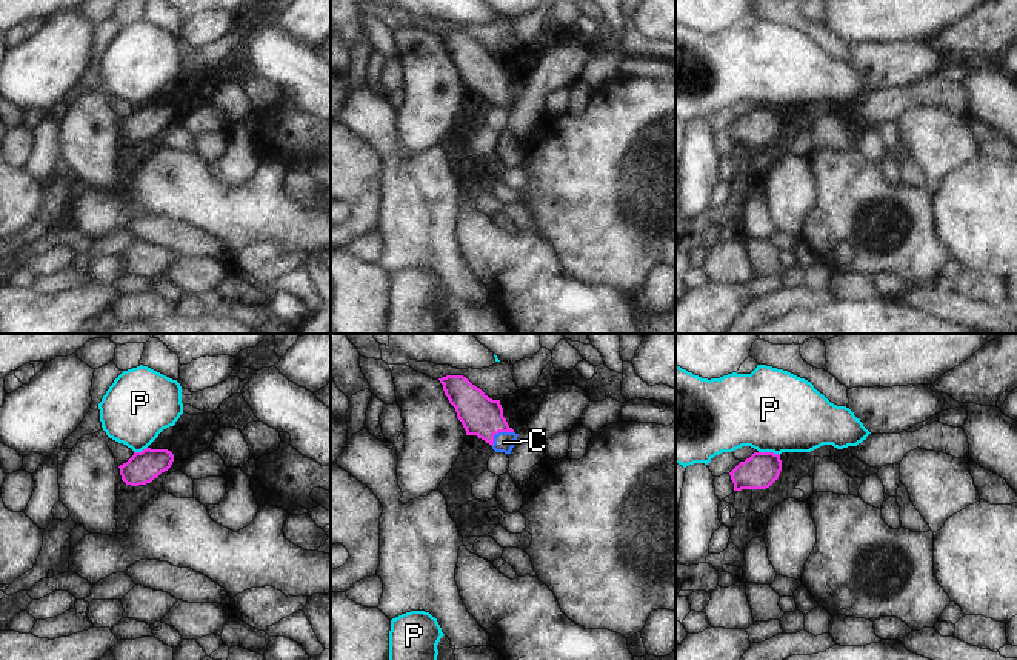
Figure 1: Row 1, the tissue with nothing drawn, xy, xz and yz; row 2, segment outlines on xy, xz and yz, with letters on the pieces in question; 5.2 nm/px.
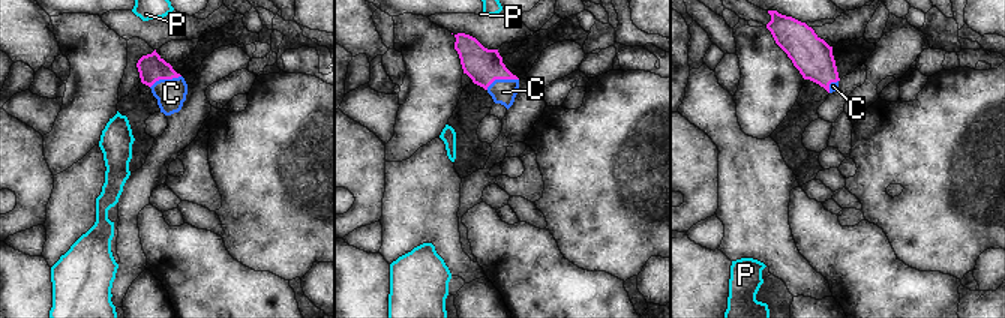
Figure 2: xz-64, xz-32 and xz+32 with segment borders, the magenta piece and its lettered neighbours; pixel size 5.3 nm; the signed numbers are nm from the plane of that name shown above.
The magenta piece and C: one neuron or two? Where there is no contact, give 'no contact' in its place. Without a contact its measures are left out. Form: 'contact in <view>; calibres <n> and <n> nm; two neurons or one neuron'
contact in xz; calibres 220 and 110 nm; one neuron

